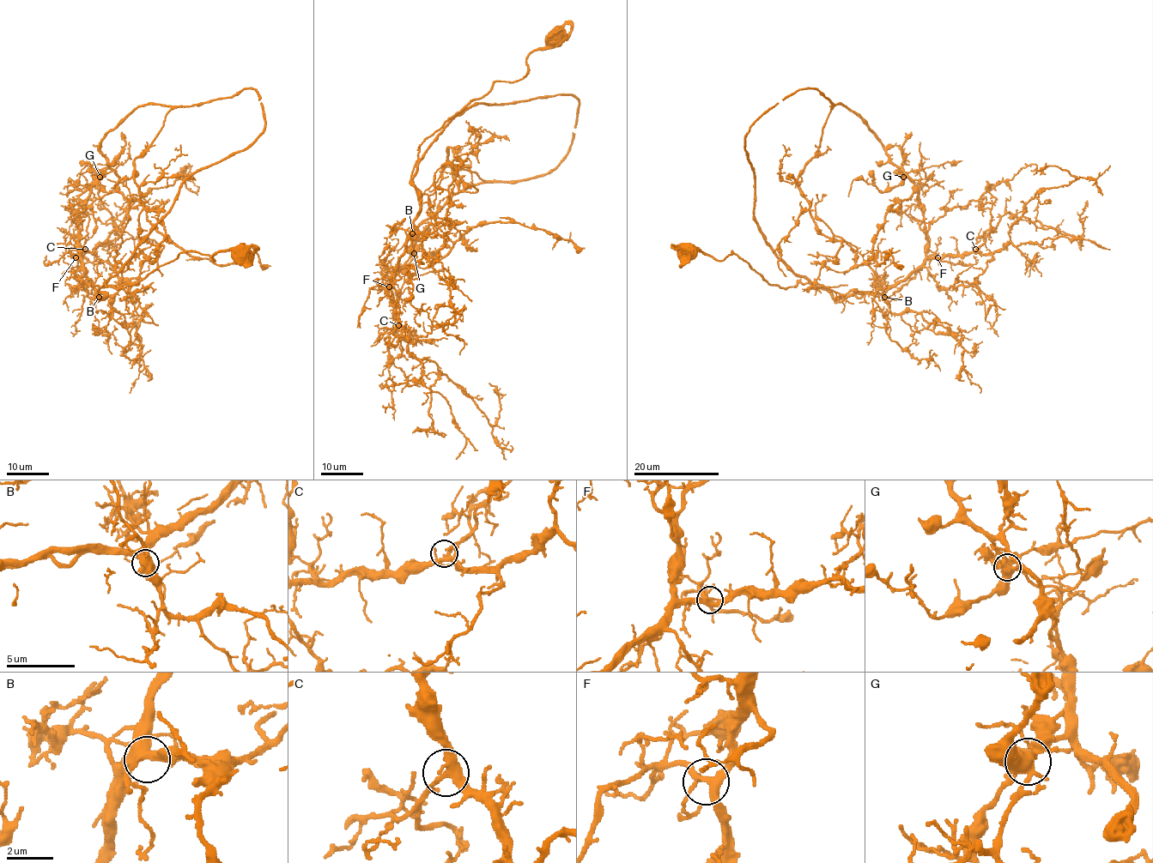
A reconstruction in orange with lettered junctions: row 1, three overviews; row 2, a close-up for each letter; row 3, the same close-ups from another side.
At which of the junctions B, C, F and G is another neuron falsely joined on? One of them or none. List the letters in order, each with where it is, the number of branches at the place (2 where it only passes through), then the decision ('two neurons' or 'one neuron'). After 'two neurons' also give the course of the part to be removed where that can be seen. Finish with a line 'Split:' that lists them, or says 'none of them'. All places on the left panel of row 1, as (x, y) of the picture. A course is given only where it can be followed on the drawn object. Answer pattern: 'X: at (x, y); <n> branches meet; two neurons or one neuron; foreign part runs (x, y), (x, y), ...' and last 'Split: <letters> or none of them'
B: at (99, 297); 4 branches meet; one neuron
C: at (85, 249); 4 branches meet; one neuron
F: at (75, 257); 4 branches meet; one neuron
G: at (100, 177); 5 branches meet; one neuron
Split: none of them

